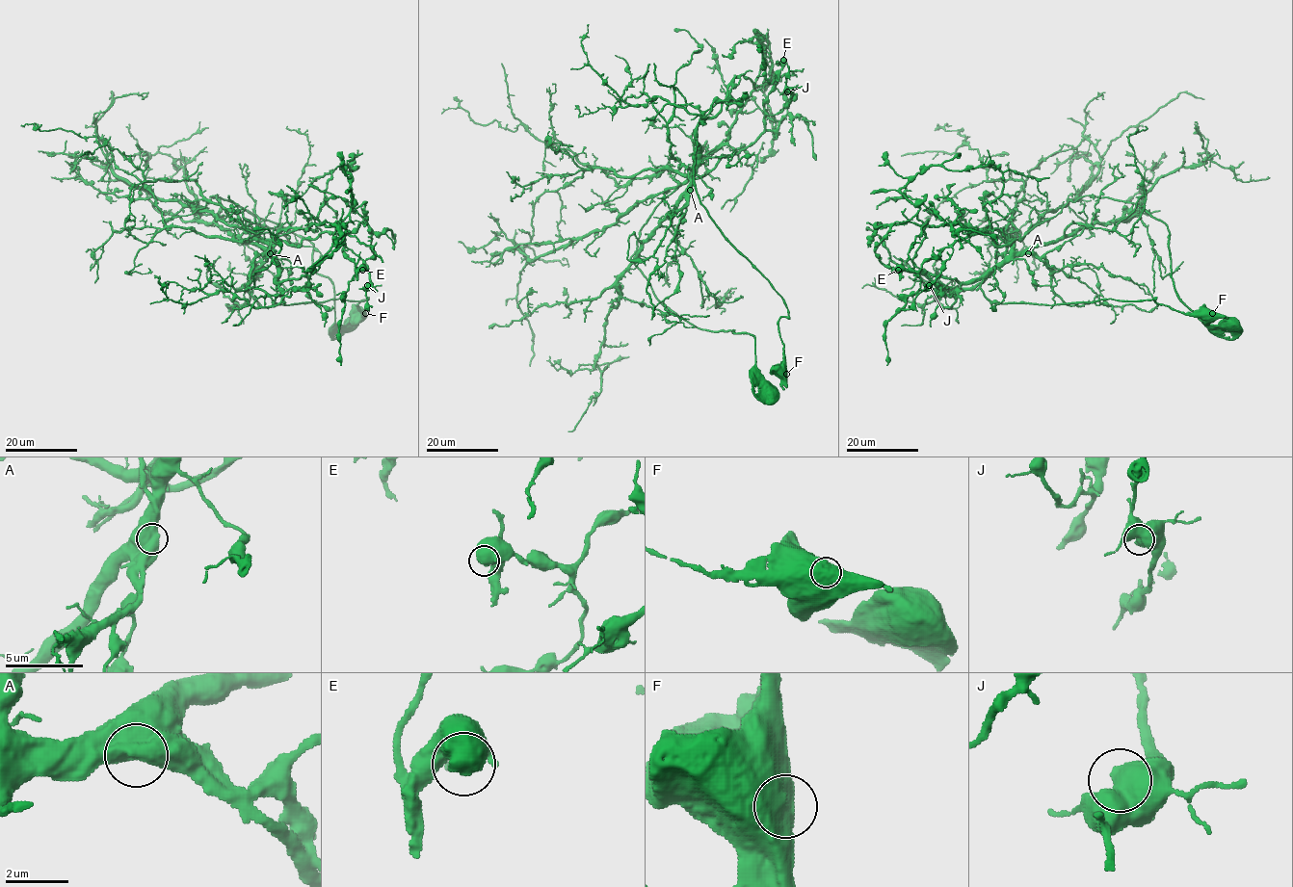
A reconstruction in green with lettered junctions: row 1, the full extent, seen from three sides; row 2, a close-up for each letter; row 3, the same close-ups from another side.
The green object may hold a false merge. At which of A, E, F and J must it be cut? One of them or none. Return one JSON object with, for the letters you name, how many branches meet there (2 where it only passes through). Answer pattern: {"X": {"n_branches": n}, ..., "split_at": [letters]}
{"A": {"n_branches": 1}, "split_at": ["A"]}

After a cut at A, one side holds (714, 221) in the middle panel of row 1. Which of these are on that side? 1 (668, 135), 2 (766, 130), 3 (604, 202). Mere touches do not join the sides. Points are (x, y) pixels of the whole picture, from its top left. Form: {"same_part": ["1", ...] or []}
{"same_part": ["3"]}

